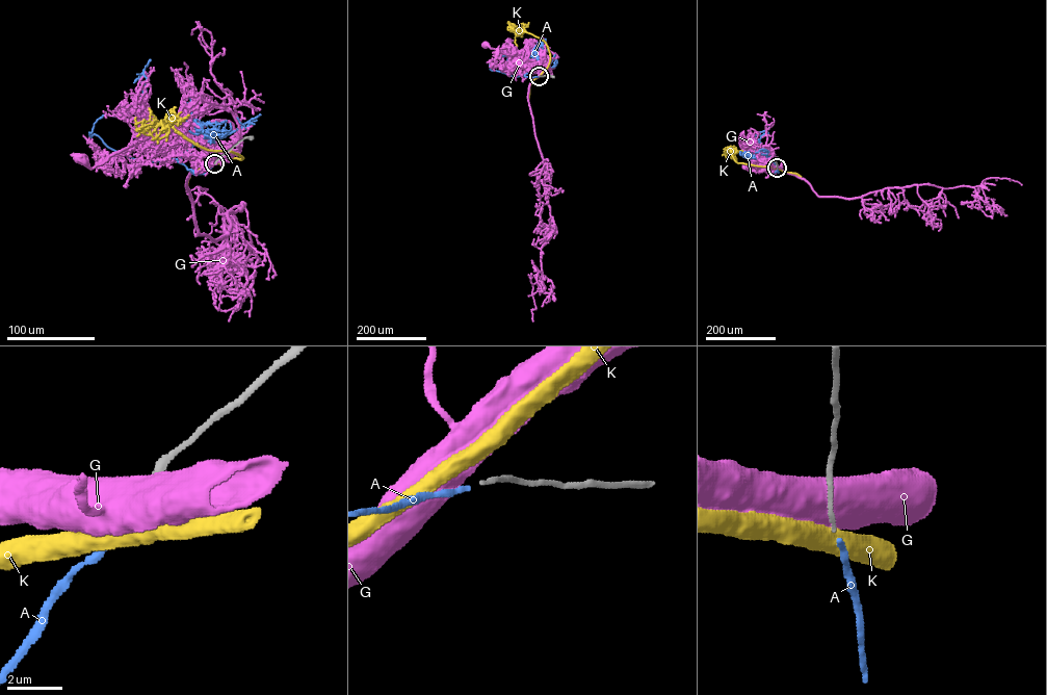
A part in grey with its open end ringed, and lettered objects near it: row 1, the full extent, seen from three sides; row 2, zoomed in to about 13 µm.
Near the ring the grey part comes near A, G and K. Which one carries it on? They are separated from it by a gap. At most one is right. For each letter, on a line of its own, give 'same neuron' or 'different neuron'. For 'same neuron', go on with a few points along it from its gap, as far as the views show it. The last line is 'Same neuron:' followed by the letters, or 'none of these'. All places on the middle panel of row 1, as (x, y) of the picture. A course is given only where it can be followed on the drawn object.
A: same neuron; it runs (539, 76), (514, 77), (491, 70), (490, 61), (512, 54), (509, 70)
G: different neuron
K: different neuron
Same neuron: A

